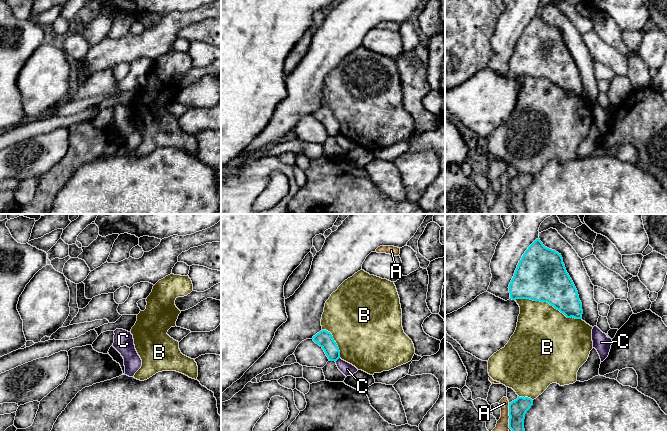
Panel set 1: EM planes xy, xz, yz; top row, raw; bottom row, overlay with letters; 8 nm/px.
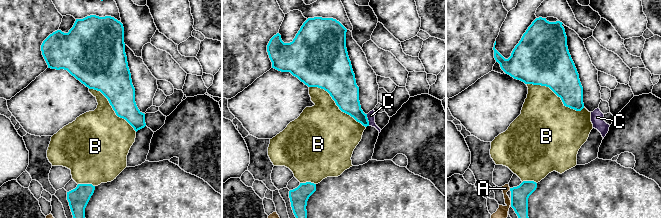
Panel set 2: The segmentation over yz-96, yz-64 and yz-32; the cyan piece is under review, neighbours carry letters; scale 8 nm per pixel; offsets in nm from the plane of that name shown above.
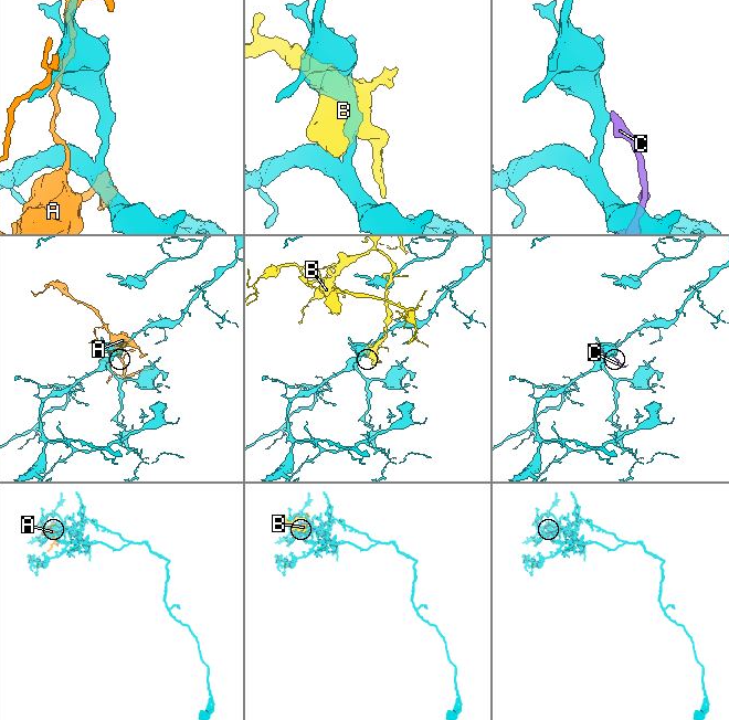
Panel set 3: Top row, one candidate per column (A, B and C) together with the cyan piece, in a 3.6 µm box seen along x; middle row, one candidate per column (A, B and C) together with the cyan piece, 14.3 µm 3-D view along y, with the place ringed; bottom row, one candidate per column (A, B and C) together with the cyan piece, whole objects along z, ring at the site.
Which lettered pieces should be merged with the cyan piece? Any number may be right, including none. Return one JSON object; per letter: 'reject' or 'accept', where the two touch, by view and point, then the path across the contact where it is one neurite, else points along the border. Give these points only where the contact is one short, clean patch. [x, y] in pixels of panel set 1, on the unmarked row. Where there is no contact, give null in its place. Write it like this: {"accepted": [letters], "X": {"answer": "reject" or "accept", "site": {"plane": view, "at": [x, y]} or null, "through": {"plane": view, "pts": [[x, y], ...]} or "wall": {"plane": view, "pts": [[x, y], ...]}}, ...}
{"accepted": [], "A": {"answer": "reject", "site": {"plane": "yz", "at": [509, 191]}}, "B": {"answer": "reject", "site": {"plane": "yz", "at": [548, 78]}}, "C": {"answer": "reject", "site": {"plane": "xz", "at": [337, 135]}, "wall": {"plane": "xz", "pts": [[339, 133], [335, 137]]}}}

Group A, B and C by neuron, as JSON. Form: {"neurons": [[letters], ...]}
{"neurons": [["A"], ["B"], ["C"]]}

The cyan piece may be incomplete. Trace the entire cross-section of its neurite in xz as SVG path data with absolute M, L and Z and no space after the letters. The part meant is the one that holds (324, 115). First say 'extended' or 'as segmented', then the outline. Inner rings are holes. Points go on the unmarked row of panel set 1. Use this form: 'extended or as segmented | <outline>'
as segmented | M322 106L313 112L313 117L325 128L329 137L337 137L340 134L340 127L330 108Z

